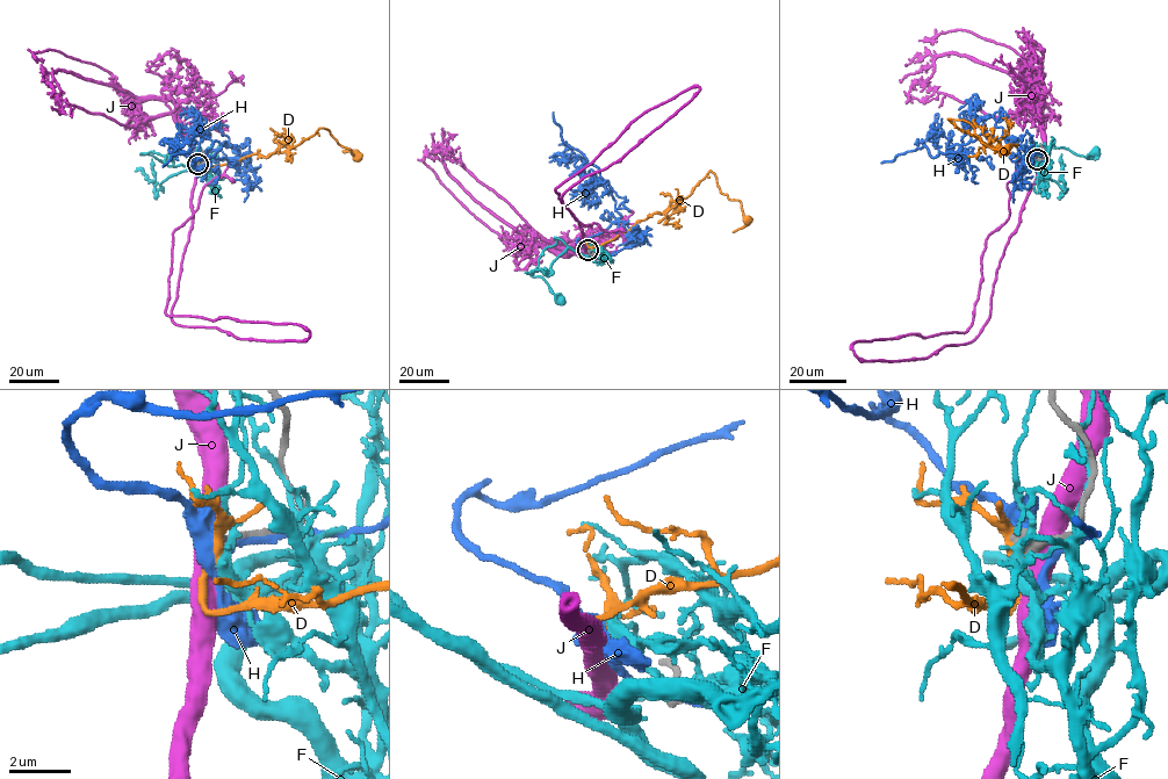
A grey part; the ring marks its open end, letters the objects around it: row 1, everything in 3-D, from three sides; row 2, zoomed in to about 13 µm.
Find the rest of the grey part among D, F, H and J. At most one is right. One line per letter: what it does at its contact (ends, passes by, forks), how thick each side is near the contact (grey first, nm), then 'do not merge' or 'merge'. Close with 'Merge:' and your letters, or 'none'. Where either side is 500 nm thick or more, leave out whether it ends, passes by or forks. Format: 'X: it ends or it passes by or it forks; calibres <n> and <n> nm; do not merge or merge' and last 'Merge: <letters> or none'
D: calibres 550 and 320 nm; merge
F: calibres 550 and 340 nm; do not merge
H: calibres 550 and 550 nm; do not merge
J: calibres 550 and 550 nm; do not merge
Merge: D

